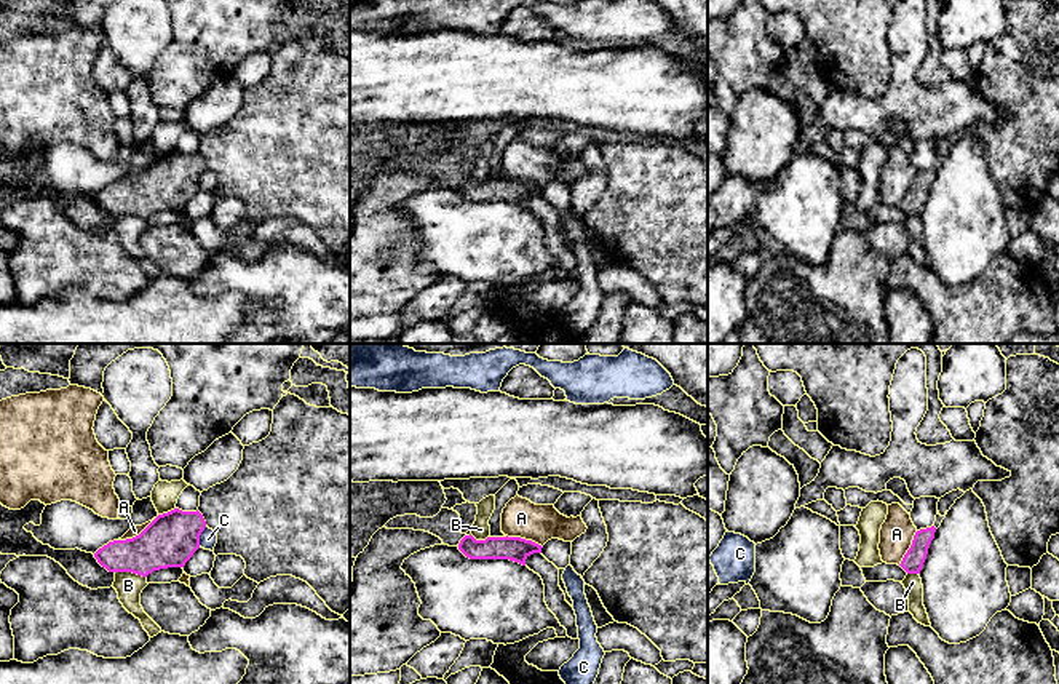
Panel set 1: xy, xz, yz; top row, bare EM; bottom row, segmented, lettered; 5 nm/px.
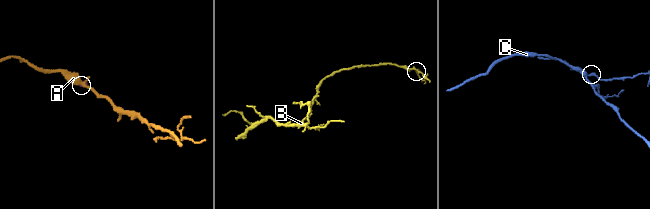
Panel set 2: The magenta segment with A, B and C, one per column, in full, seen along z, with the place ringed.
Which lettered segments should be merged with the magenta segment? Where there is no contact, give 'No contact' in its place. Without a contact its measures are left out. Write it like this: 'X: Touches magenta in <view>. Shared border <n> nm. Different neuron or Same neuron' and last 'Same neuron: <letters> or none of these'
A: Touches magenta in xy. Shared border 220 nm. Different neuron
B: Touches magenta in xy. Shared border 160 nm. Different neuron
C: Touches magenta in xy. Shared border 110 nm. Different neuron
Same neuron: none of these

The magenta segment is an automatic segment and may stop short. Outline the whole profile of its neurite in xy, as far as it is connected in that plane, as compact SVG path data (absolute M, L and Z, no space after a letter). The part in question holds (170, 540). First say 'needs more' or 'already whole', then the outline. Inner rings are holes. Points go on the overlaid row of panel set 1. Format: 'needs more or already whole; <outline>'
already whole; M174 508L158 515L139 535L113 540L94 553L109 572L133 572L147 577L153 571L184 567L200 548L206 527L203 515Z

